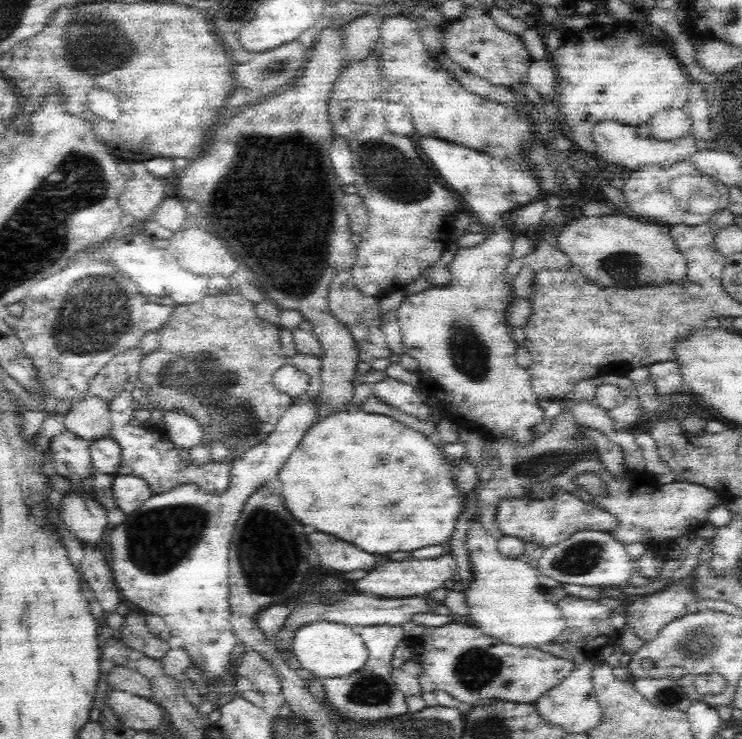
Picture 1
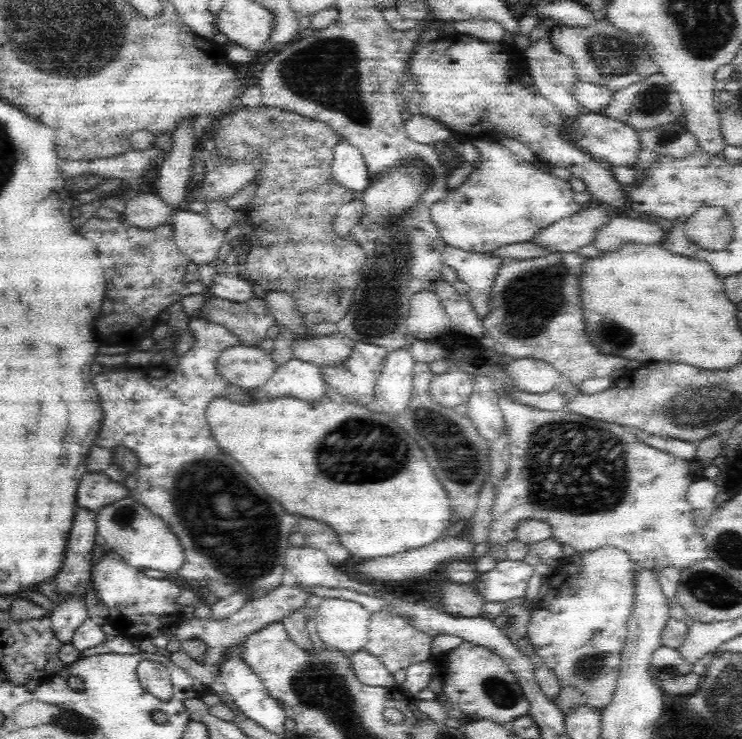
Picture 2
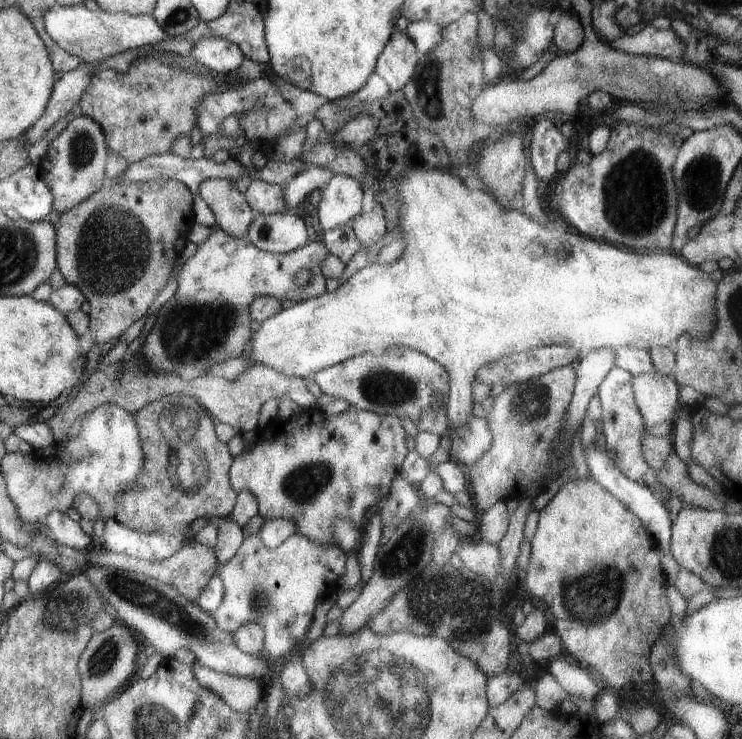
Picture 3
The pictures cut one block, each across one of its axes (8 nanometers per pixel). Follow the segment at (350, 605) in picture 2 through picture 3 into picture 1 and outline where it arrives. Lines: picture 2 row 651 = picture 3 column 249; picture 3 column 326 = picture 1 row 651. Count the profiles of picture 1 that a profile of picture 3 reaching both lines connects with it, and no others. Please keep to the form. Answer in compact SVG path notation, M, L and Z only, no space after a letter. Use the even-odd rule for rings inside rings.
M322 620L301 626L292 637L291 651L300 662L301 668L310 670L315 677L324 680L344 678L360 670L368 656L366 645L357 629Z

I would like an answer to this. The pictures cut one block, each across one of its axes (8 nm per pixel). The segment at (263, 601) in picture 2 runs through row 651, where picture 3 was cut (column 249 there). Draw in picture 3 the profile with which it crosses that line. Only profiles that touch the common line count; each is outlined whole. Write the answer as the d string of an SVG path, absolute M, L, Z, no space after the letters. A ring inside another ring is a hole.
M208 178L200 184L199 194L214 213L218 227L228 236L244 237L247 234L256 213L234 181Z

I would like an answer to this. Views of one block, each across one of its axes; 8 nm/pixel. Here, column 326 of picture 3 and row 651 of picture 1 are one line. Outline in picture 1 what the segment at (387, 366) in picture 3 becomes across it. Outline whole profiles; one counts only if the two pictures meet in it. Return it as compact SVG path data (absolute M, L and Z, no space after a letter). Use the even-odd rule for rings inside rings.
M378 623L374 626L363 626L357 629L366 645L368 656L360 670L344 678L324 680L324 691L328 705L340 715L350 721L370 722L383 718L392 718L408 711L406 695L396 686L392 678L392 656L398 643L405 638L402 625L387 625Z

